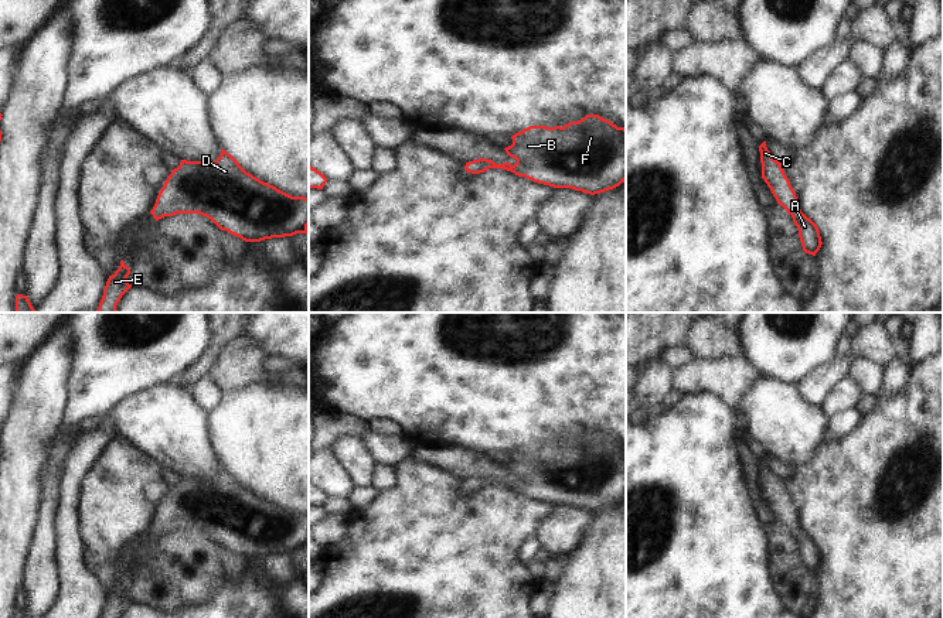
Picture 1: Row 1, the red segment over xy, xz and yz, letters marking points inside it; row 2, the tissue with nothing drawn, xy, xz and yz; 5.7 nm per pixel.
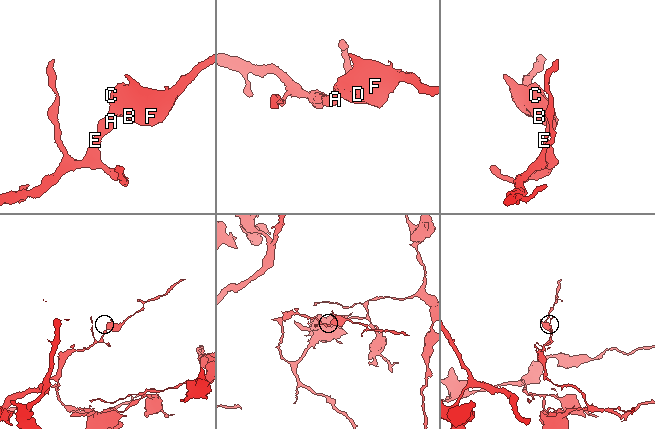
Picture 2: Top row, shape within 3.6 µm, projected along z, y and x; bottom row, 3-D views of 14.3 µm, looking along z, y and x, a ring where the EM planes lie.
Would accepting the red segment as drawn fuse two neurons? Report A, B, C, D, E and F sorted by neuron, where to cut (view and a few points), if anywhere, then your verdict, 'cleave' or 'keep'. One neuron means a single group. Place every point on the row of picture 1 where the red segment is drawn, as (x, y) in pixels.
A B C D E F | no cut | keep

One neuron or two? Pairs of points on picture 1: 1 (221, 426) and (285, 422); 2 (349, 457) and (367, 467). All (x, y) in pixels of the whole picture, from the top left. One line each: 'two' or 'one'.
1: one
2: one

